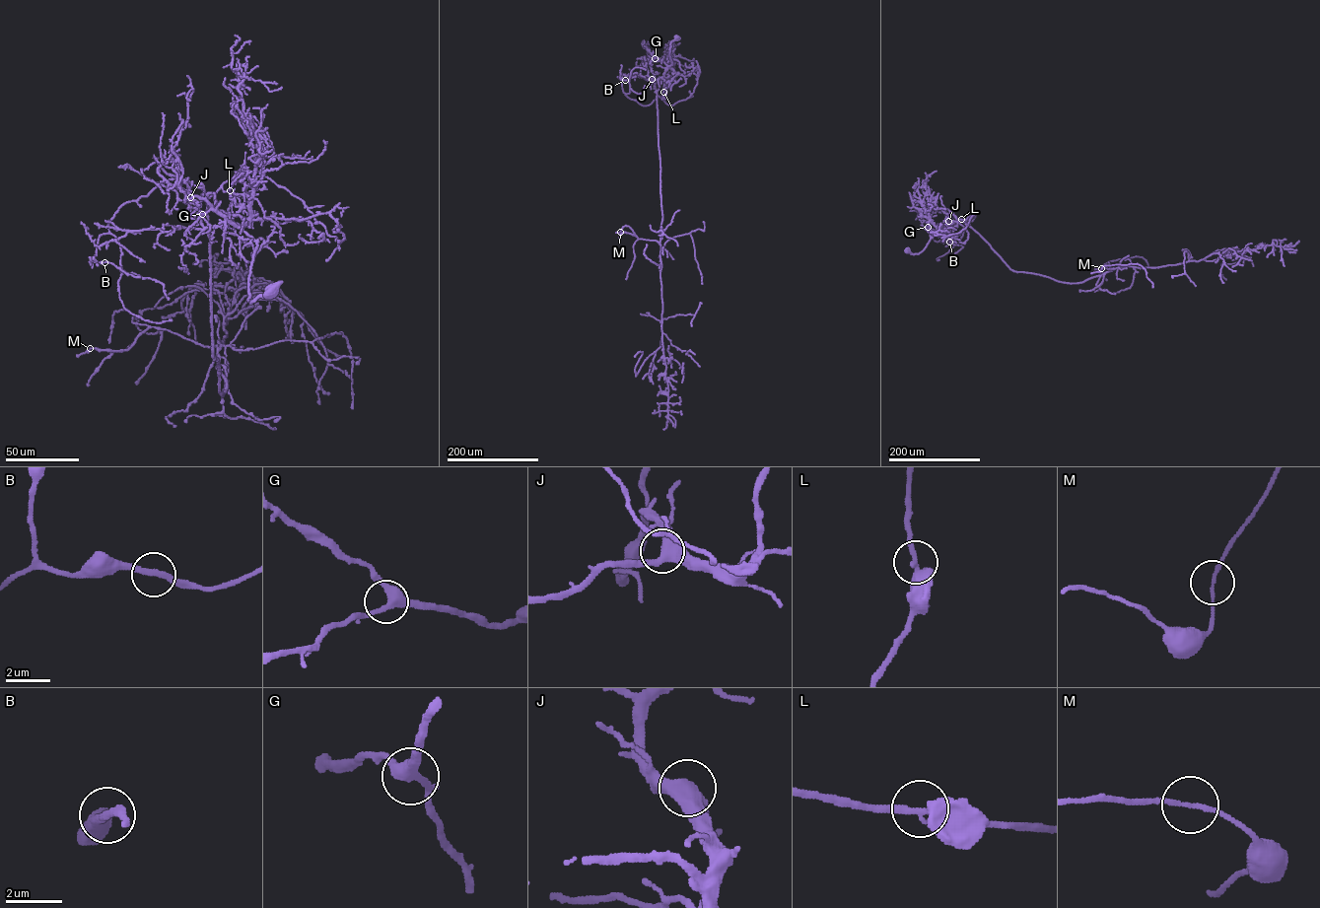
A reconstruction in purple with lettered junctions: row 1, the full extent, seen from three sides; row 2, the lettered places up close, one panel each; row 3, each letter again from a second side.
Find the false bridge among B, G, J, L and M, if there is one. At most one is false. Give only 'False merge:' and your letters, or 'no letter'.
False merge: no letter

